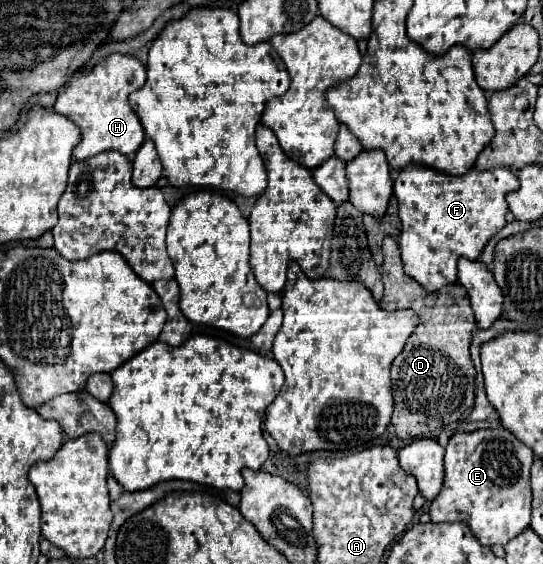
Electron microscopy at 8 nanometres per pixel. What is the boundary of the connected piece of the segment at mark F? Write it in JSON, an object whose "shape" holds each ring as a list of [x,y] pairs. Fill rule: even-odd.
{"shape":[[[418,163],[400,169],[394,179],[394,195],[402,221],[398,245],[406,275],[416,279],[426,291],[438,291],[454,283],[458,257],[476,259],[486,241],[506,225],[508,205],[504,195],[516,189],[518,179],[510,167],[496,167],[490,171],[472,167],[456,177]]]}

